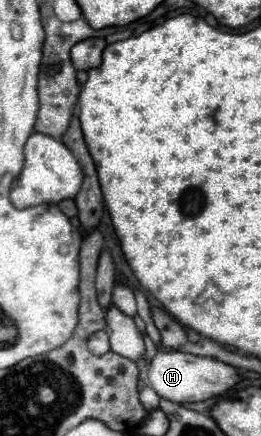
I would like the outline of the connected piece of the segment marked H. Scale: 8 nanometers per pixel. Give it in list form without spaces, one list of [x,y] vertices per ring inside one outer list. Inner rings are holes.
[[[160,349],[150,361],[144,379],[140,379],[140,387],[152,387],[158,393],[158,397],[174,403],[194,403],[194,401],[206,401],[210,397],[216,397],[228,391],[230,387],[234,387],[238,381],[240,381],[238,369],[232,365],[226,365],[210,357],[198,357],[174,349],[170,351]]]

